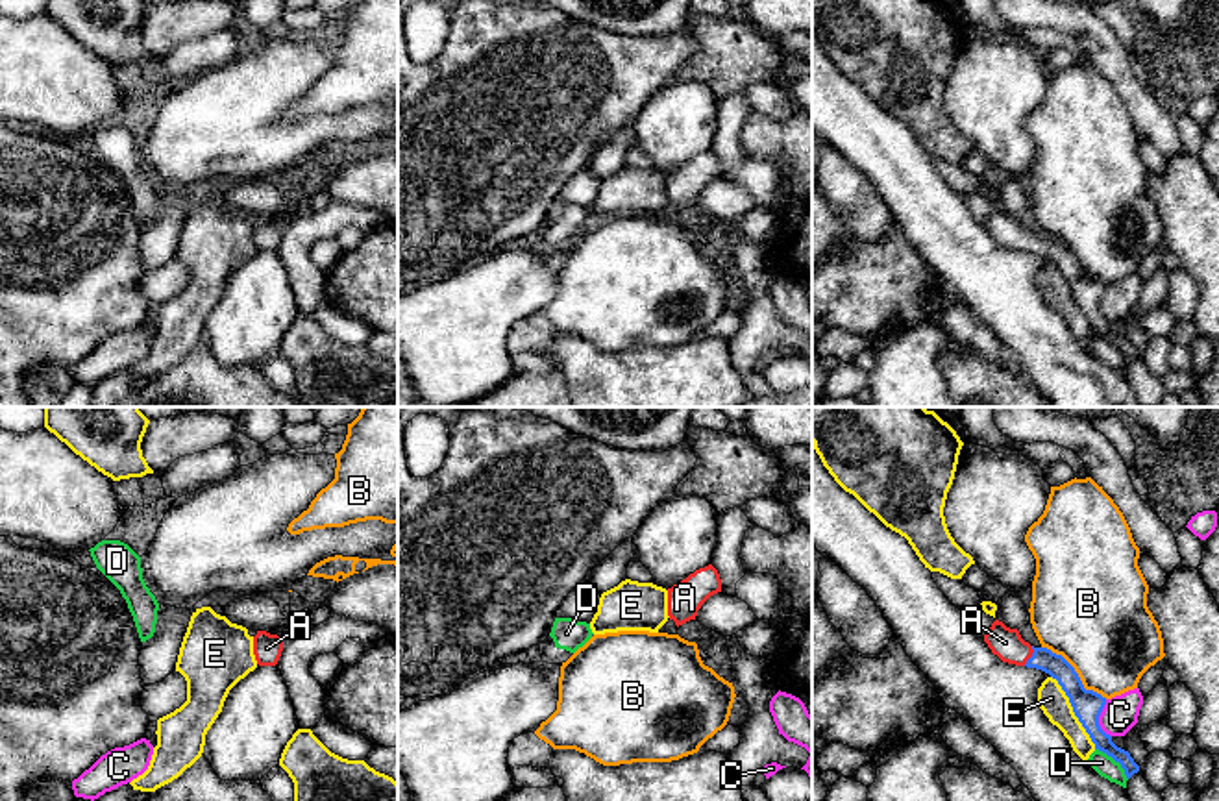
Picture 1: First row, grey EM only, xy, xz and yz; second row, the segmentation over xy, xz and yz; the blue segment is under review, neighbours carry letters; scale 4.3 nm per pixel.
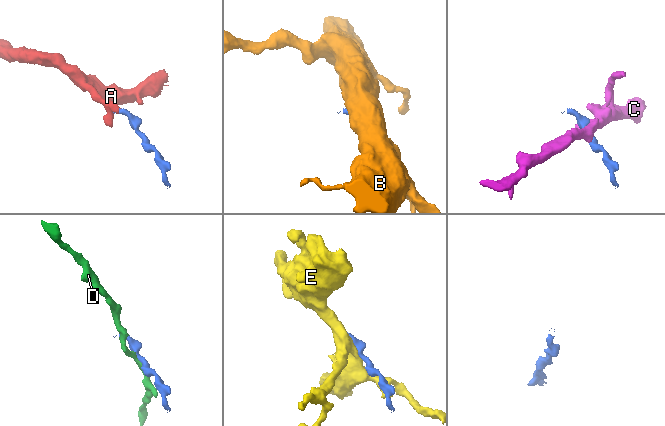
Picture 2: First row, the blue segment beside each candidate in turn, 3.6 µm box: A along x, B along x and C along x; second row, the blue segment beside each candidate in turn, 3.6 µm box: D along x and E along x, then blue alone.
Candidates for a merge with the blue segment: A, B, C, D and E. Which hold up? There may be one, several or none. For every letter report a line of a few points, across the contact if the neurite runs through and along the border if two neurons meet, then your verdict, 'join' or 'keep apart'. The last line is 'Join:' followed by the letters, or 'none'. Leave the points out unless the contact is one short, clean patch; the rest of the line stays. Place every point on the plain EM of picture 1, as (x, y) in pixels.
A: line yz (1057, 252), (1033, 241), (1020, 239), (1005, 228); join
B: keep apart
C: line yz (1105, 285), (1099, 311), (1110, 322); keep apart
D: line yz (1095, 333), (1110, 341), (1127, 365); keep apart
E: keep apart
Join: A

